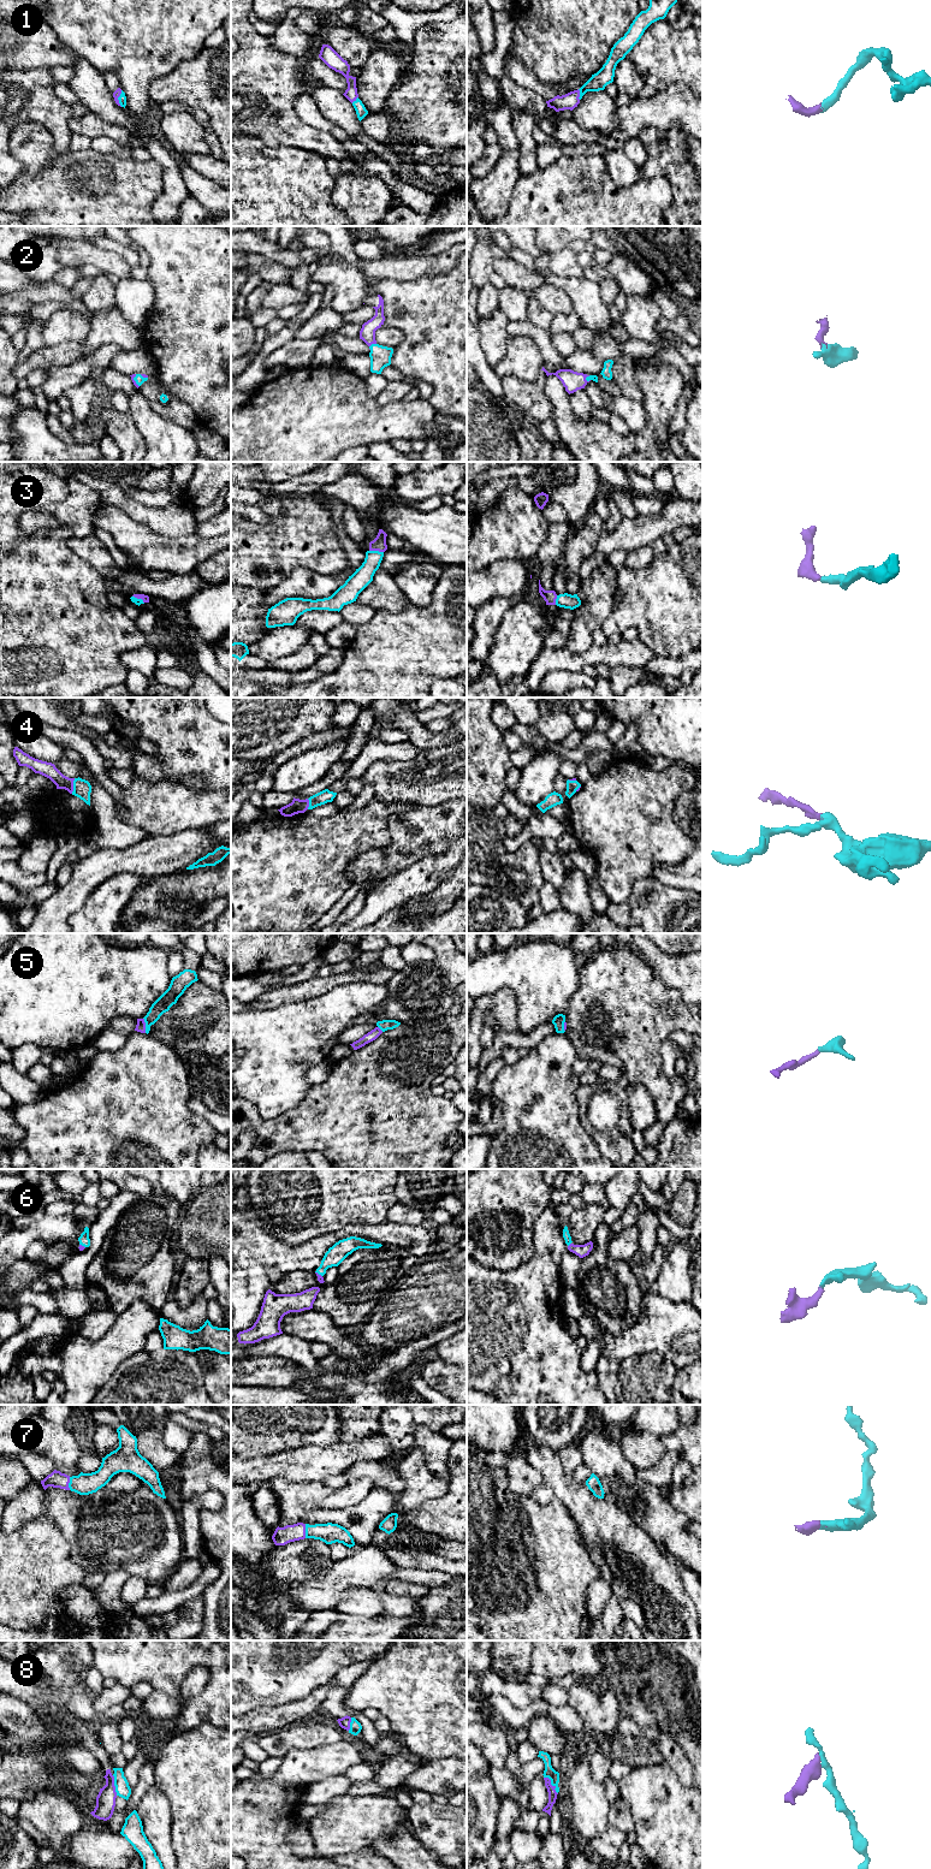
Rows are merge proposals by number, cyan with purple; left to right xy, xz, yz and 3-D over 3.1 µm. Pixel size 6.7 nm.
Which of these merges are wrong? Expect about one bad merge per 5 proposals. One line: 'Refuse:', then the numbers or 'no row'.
Refuse: 8

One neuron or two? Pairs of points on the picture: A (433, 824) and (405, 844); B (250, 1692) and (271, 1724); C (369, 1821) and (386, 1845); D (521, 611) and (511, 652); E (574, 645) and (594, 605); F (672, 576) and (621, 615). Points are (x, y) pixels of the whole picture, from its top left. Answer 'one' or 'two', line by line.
A: one
B: two
C: two
D: one
E: one
F: one

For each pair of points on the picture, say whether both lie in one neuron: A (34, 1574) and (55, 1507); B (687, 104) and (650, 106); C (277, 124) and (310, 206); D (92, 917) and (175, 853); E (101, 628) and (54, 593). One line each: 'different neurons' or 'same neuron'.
A: different neurons
B: same neuron
C: different neurons
D: different neurons
E: same neuron

